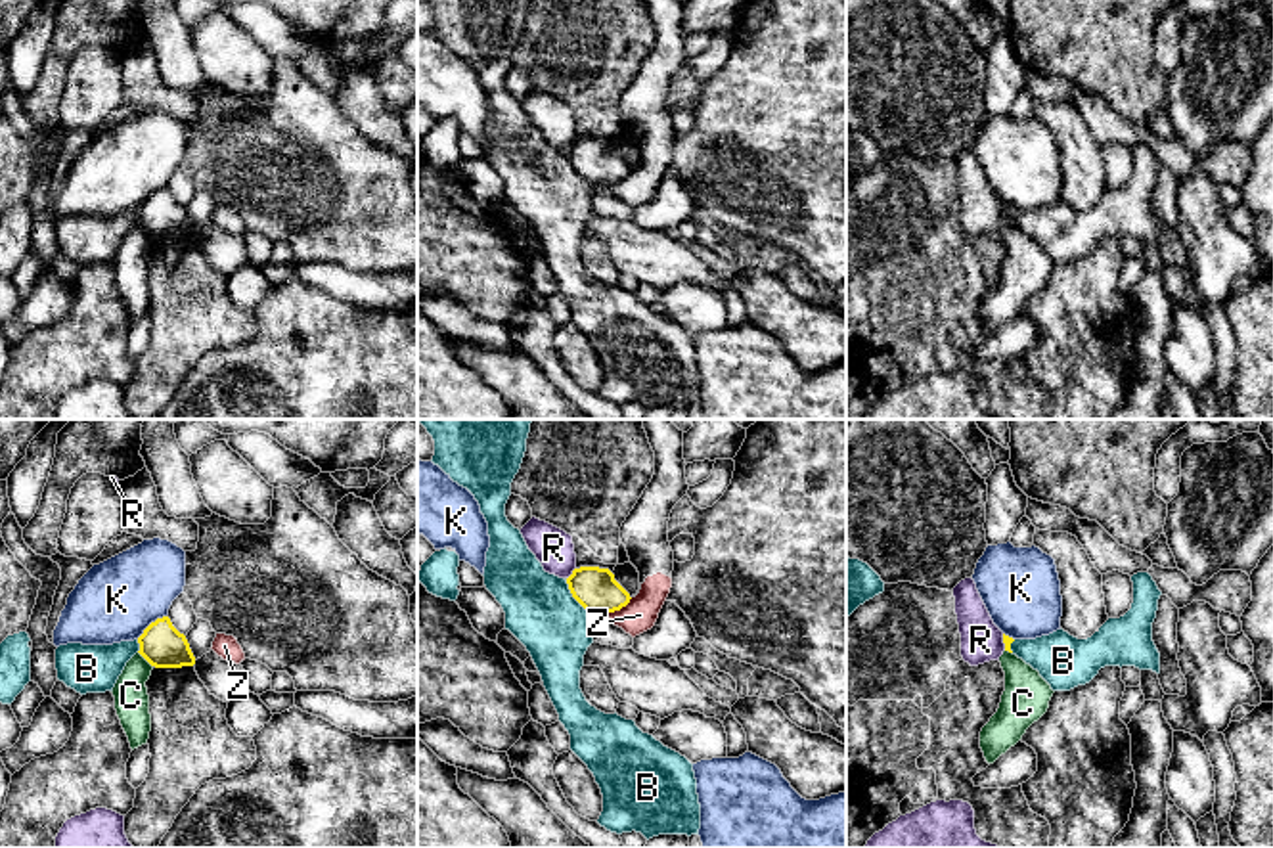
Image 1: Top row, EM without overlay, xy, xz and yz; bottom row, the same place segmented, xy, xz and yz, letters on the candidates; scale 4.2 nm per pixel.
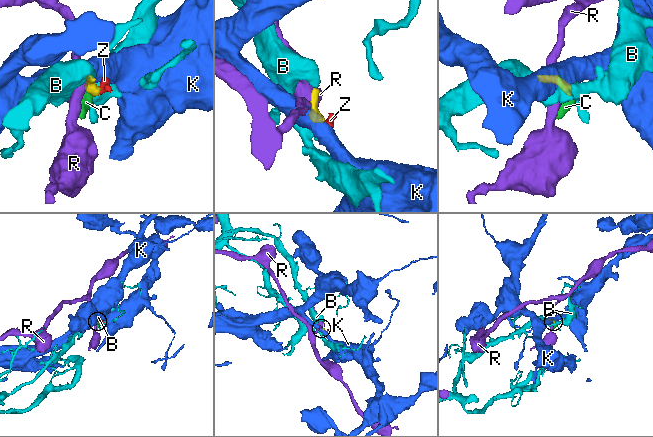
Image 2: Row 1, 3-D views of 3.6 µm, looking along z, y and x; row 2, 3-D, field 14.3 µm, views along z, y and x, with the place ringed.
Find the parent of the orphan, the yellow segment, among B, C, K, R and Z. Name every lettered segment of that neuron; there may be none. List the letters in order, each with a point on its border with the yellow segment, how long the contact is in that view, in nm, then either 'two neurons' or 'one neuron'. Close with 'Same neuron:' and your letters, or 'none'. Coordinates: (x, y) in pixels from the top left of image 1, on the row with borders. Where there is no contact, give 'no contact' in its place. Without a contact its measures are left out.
B: meets yellow in xz at (575, 598); contact 180 nm long; one neuron
C: meets yellow in xy at (144, 657); contact 90 nm long; two neurons
K: meets yellow in xy at (150, 624); contact 160 nm long; two neurons
R: meets yellow in xz at (573, 573); contact 70 nm long; two neurons
Z: meets yellow in xz at (619, 609); contact 130 nm long; two neurons
Same neuron: B

